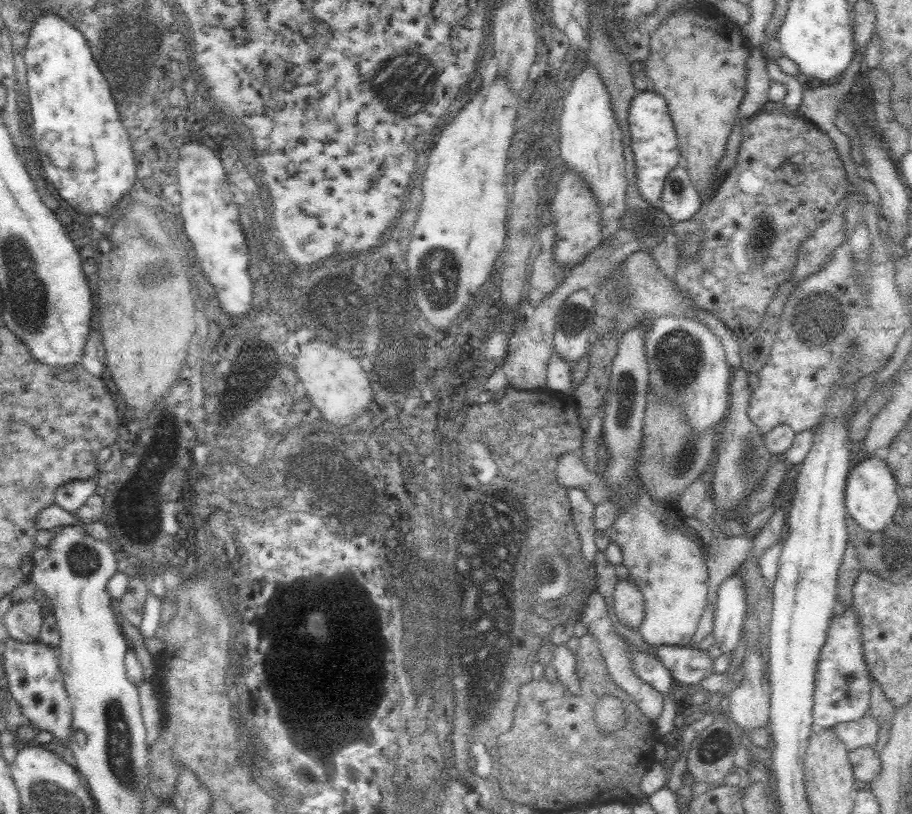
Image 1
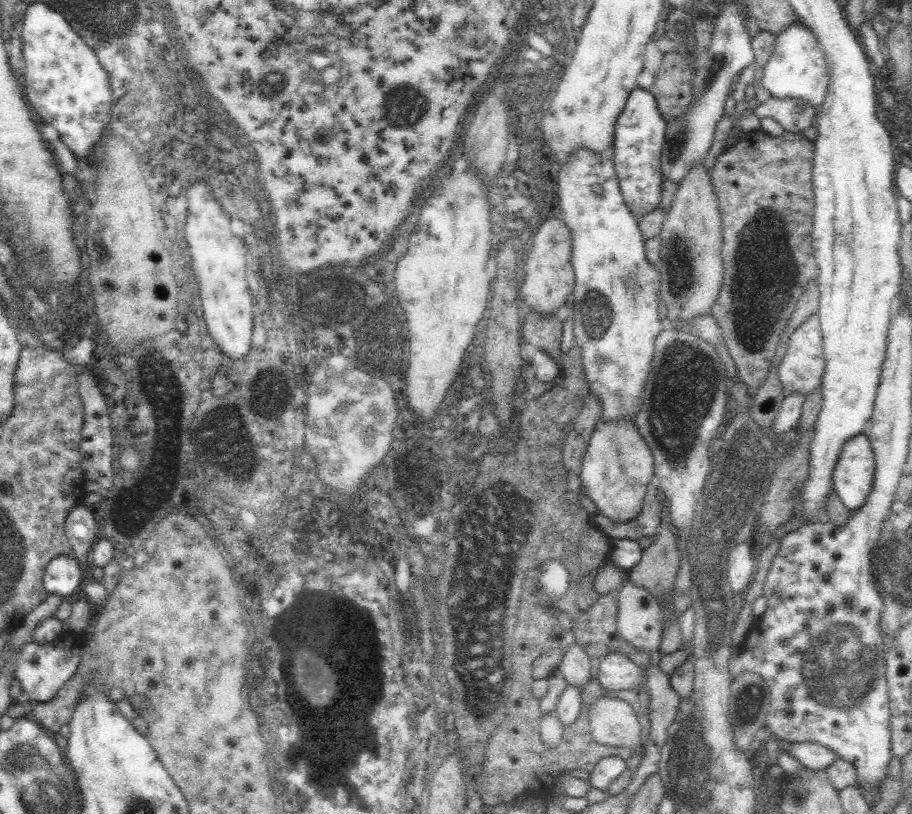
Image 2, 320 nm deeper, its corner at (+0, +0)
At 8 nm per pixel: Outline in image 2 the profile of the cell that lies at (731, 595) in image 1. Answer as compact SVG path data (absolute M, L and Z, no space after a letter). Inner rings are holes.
M751 541L732 547L728 557L726 573L731 592L735 595L747 591L757 570Z

